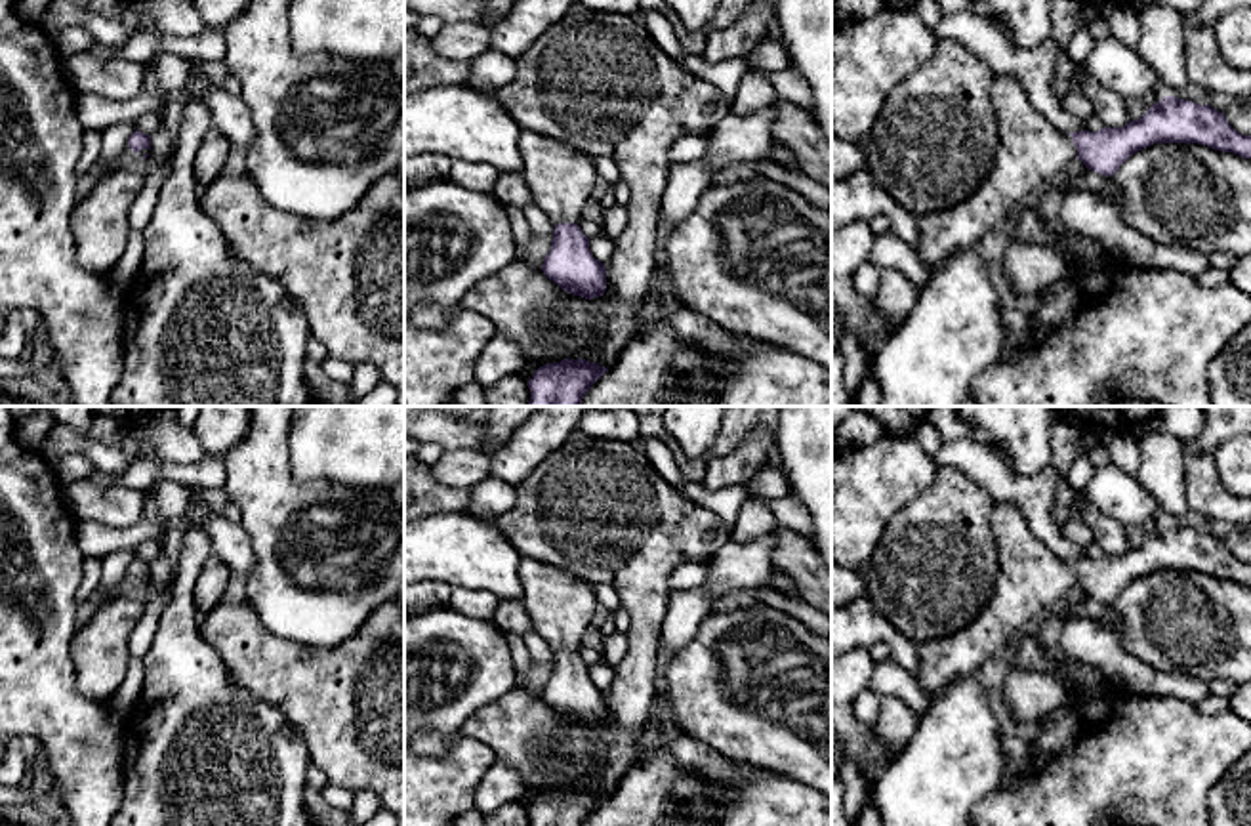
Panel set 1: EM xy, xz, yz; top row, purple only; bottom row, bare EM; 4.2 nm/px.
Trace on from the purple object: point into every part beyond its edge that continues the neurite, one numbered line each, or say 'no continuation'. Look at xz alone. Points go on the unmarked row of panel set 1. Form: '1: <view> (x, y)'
1: xz (559, 603)

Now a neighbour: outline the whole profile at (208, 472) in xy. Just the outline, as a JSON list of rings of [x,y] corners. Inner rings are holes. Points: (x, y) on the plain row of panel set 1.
[[[206,454],[196,464],[168,464],[164,471],[168,479],[200,490],[223,488],[227,479],[225,460]]]

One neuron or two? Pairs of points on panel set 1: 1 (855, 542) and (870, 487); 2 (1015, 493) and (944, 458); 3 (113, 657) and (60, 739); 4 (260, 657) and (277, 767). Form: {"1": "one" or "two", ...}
{"1": "one", "2": "one", "3": "two", "4": "two"}

